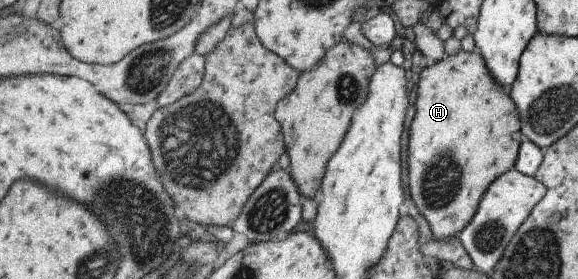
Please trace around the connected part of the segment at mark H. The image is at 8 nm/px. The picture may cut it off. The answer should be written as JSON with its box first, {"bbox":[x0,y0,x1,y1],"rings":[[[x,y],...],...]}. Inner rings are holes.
{"bbox":[409,49,521,241],"rings":[[[460,49],[454,55],[445,54],[439,61],[431,62],[427,68],[422,70],[418,81],[414,119],[413,127],[409,131],[411,195],[419,211],[429,221],[435,241],[445,241],[462,231],[463,227],[469,223],[481,196],[490,187],[490,183],[514,165],[521,142],[519,113],[506,88],[495,83],[495,79],[491,79],[491,73],[487,65],[483,63],[479,51],[474,49],[472,52],[465,52]],[[435,165],[451,165],[451,169],[439,167],[439,175],[435,181],[435,169],[437,169]],[[441,173],[453,175],[453,181],[451,181],[453,187],[449,191],[451,195],[447,193],[447,187],[445,191],[439,189],[441,185],[447,183],[439,179]]]}

